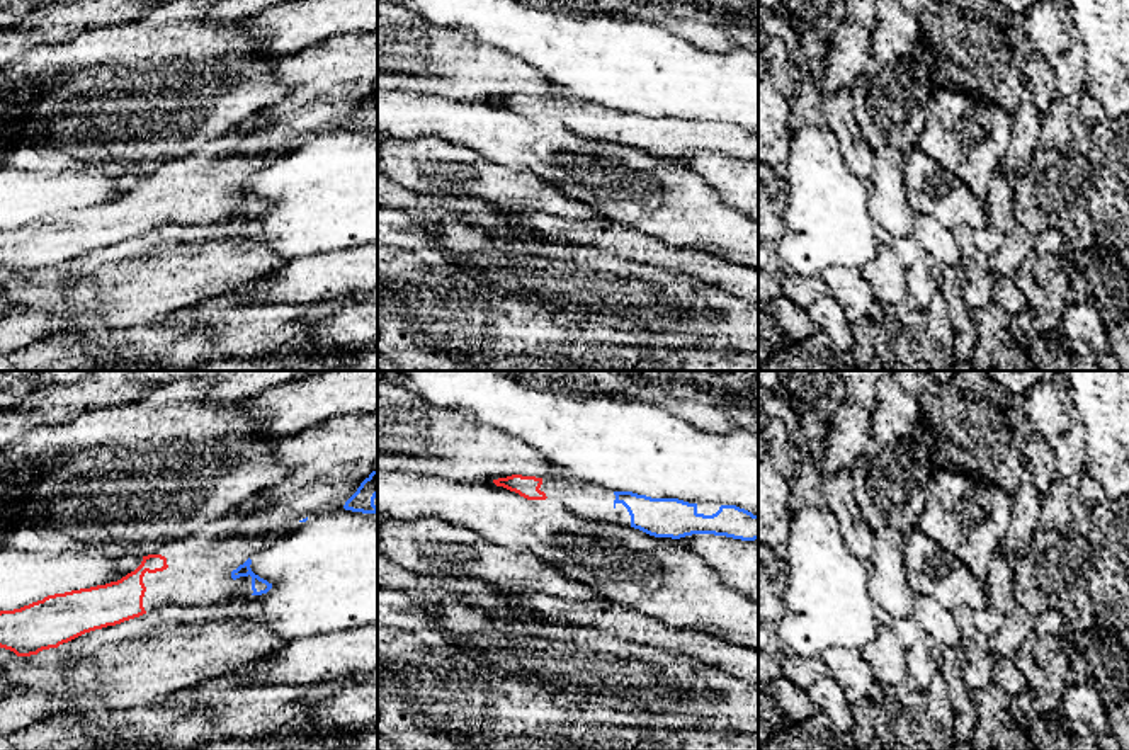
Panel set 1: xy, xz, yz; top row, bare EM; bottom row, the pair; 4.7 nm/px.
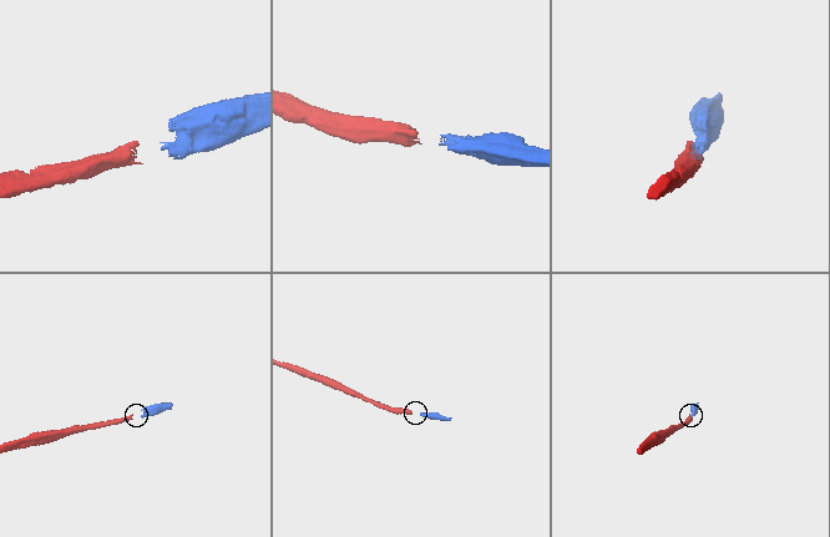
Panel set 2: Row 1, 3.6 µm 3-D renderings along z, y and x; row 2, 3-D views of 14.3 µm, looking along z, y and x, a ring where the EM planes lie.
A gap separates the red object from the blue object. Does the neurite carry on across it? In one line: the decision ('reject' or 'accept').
accept

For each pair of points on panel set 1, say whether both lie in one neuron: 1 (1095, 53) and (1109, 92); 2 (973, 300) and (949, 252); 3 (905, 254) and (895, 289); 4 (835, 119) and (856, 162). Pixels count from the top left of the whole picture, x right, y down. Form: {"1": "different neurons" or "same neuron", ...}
{"1": "same neuron", "2": "different neurons", "3": "different neurons", "4": "same neuron"}

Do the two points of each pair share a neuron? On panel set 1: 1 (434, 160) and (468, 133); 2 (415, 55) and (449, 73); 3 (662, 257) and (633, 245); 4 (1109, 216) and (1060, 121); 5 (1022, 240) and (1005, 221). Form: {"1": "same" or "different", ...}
{"1": "different", "2": "same", "3": "same", "4": "same", "5": "same"}

